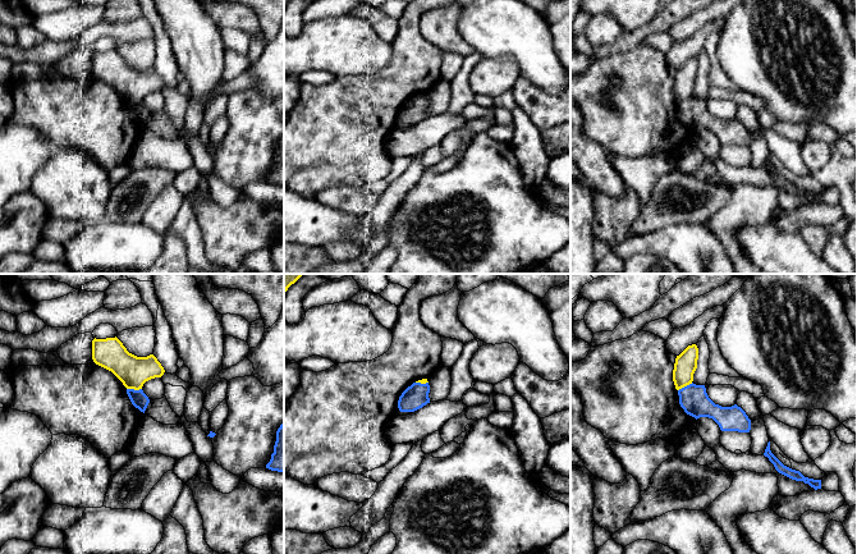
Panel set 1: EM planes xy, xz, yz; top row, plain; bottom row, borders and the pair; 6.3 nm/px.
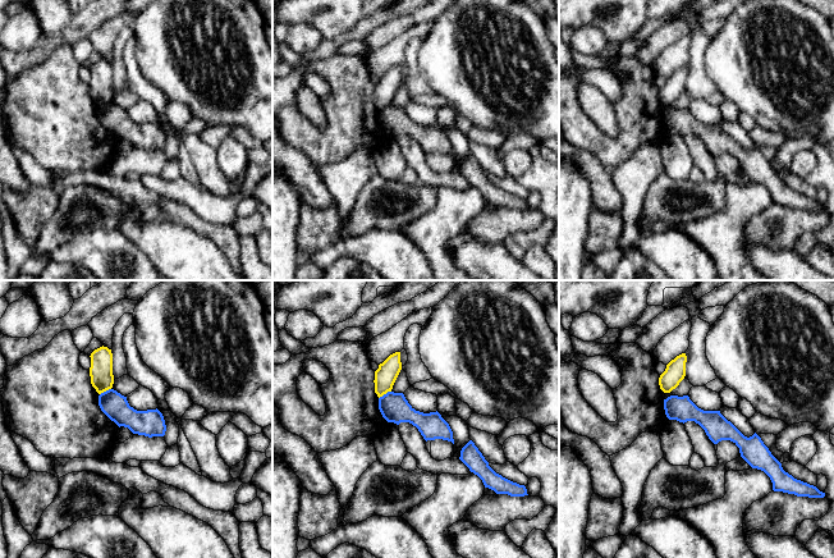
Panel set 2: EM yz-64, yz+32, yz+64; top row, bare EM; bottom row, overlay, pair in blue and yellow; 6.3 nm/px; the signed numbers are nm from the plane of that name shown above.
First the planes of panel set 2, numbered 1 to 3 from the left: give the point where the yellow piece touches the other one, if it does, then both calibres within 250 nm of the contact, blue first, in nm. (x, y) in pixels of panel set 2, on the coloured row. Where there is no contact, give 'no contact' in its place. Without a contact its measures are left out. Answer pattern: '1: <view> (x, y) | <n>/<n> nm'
1: yz-64 (106, 390) | 160/140 nm
2: yz+32 (384, 394) | 180/140 nm
3: no contact

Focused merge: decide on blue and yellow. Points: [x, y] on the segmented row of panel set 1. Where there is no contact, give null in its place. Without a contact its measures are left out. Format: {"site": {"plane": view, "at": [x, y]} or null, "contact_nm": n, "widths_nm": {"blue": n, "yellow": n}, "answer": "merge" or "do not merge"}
{"site": {"plane": "xy", "at": [133, 389]}, "contact_nm": 100, "widths_nm": {"blue": 100, "yellow": 200}, "answer": "do not merge"}

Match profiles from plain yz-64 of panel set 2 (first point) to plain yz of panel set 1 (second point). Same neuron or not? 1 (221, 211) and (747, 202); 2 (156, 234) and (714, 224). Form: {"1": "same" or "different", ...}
{"1": "different", "2": "different"}

